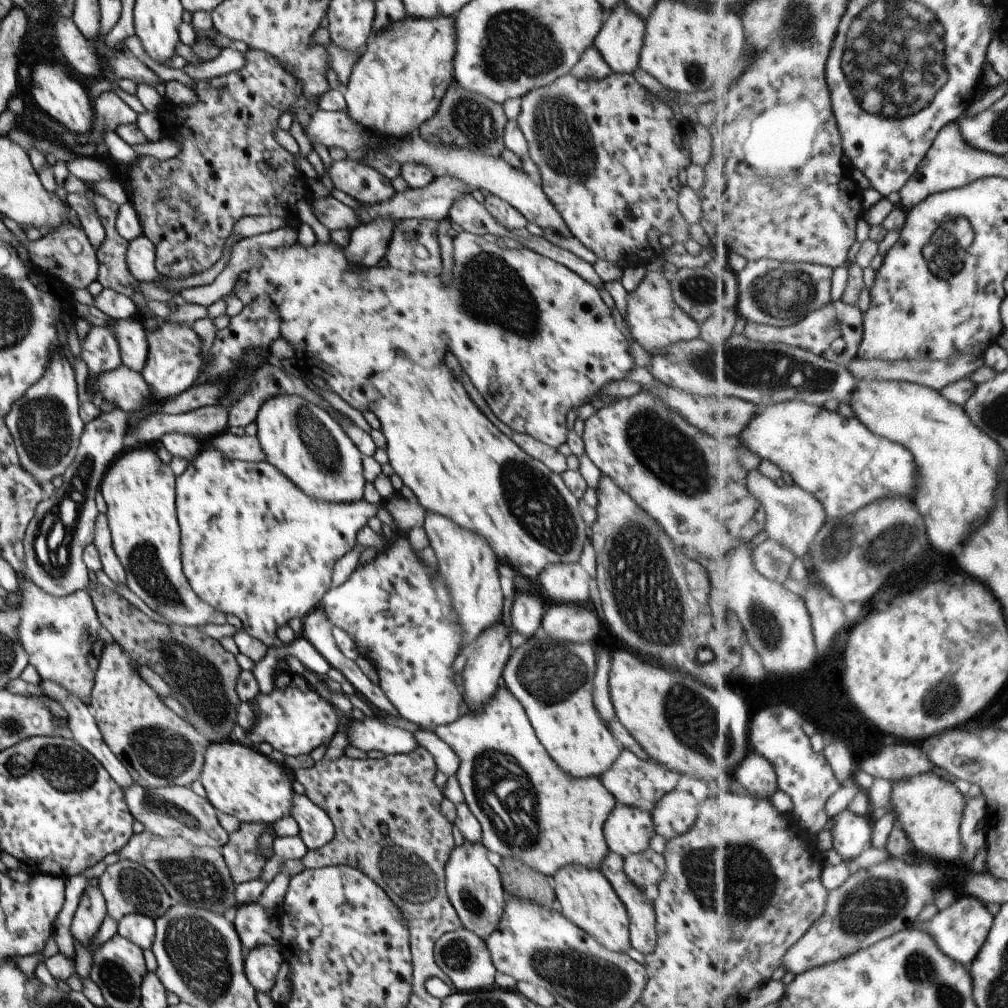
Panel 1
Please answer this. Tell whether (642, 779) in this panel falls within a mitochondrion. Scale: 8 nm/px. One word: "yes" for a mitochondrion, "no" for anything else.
no

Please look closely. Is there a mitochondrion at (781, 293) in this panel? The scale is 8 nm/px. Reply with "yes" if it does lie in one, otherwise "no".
yes

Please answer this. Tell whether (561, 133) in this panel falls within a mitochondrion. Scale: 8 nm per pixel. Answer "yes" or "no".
yes

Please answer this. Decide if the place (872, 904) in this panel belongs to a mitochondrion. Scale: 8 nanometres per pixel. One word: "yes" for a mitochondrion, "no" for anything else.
yes

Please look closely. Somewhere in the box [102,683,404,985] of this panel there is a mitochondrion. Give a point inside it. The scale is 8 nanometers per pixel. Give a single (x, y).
(194, 878)

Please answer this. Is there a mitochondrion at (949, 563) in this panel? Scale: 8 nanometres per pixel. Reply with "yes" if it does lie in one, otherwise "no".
no

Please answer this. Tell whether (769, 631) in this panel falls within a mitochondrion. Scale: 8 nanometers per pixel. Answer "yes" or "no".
yes

